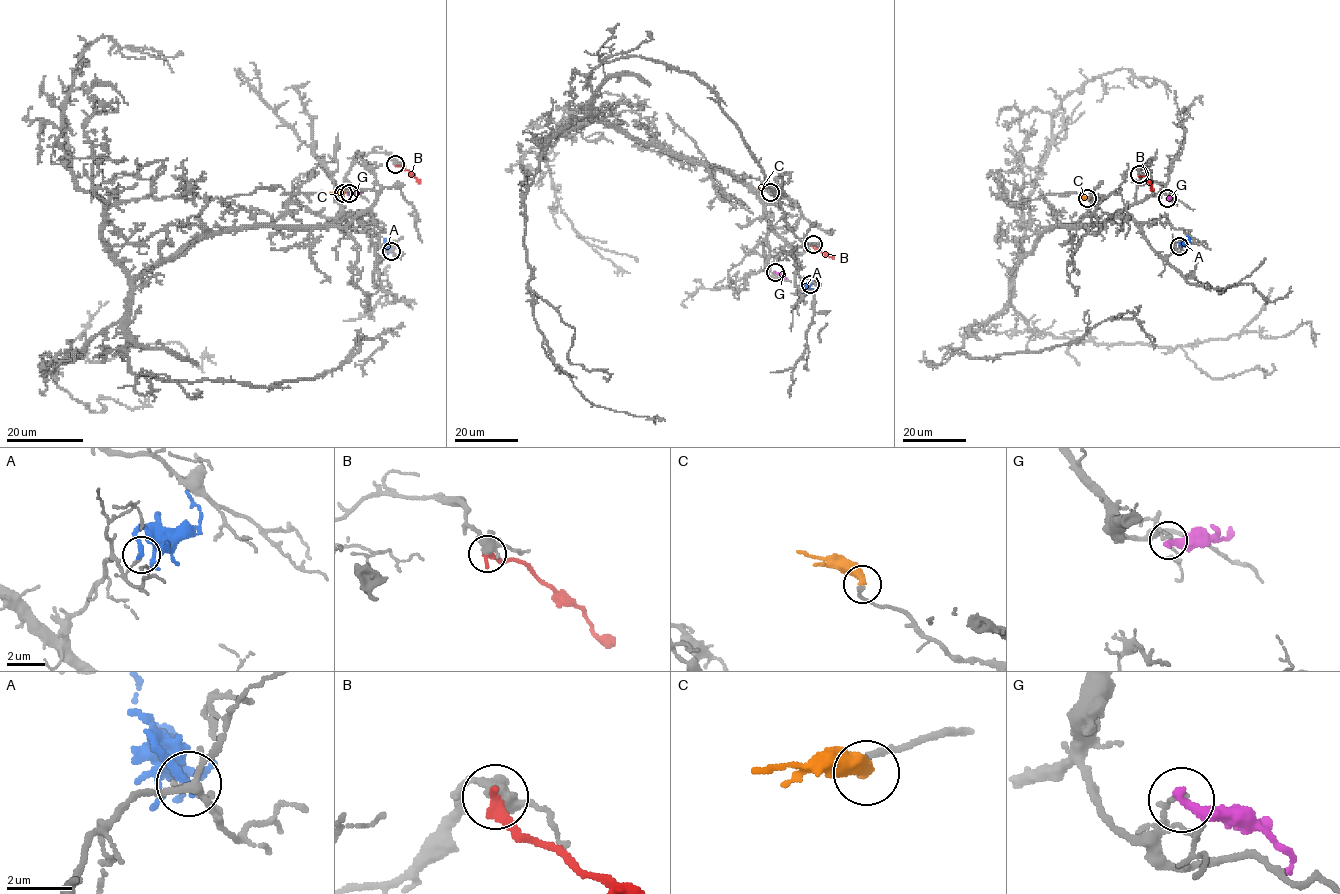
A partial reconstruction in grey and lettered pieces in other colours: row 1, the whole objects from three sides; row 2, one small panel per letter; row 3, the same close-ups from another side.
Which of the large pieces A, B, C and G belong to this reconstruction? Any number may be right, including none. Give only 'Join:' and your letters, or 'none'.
Join: C

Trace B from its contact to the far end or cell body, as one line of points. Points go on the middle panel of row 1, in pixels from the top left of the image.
B: (813, 244), (834, 258)

